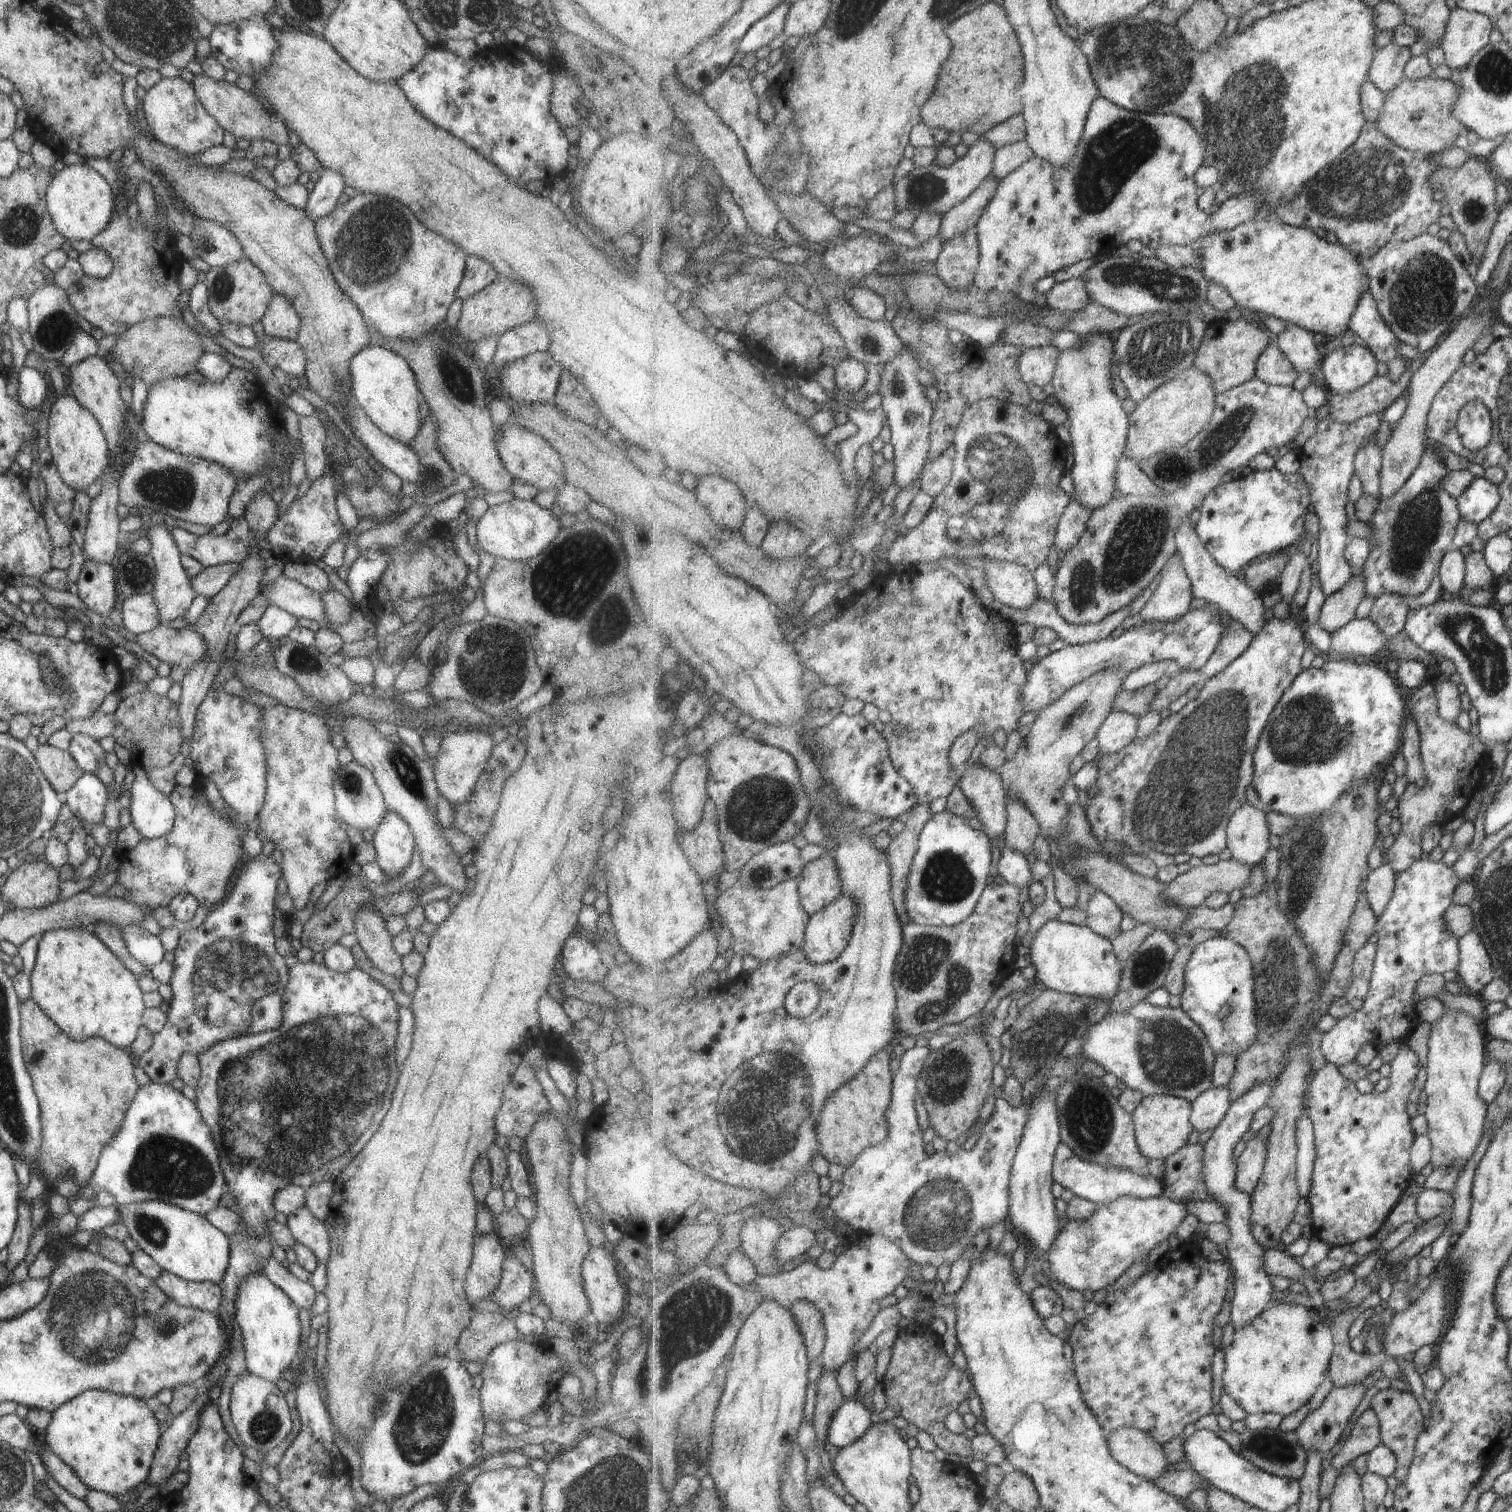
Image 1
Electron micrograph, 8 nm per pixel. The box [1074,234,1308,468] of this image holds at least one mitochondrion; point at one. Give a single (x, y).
(1153, 351)

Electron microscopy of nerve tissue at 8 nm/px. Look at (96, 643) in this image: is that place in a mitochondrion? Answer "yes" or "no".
no

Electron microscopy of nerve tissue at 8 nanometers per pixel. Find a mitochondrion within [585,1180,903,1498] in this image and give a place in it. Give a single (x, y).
(693, 1322)

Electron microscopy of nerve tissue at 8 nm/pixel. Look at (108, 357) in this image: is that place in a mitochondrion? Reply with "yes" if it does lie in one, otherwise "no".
no

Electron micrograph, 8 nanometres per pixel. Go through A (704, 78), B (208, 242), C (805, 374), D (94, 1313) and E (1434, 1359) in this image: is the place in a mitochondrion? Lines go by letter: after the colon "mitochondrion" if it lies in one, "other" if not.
A: other
B: mitochondrion
C: other
D: mitochondrion
E: other

